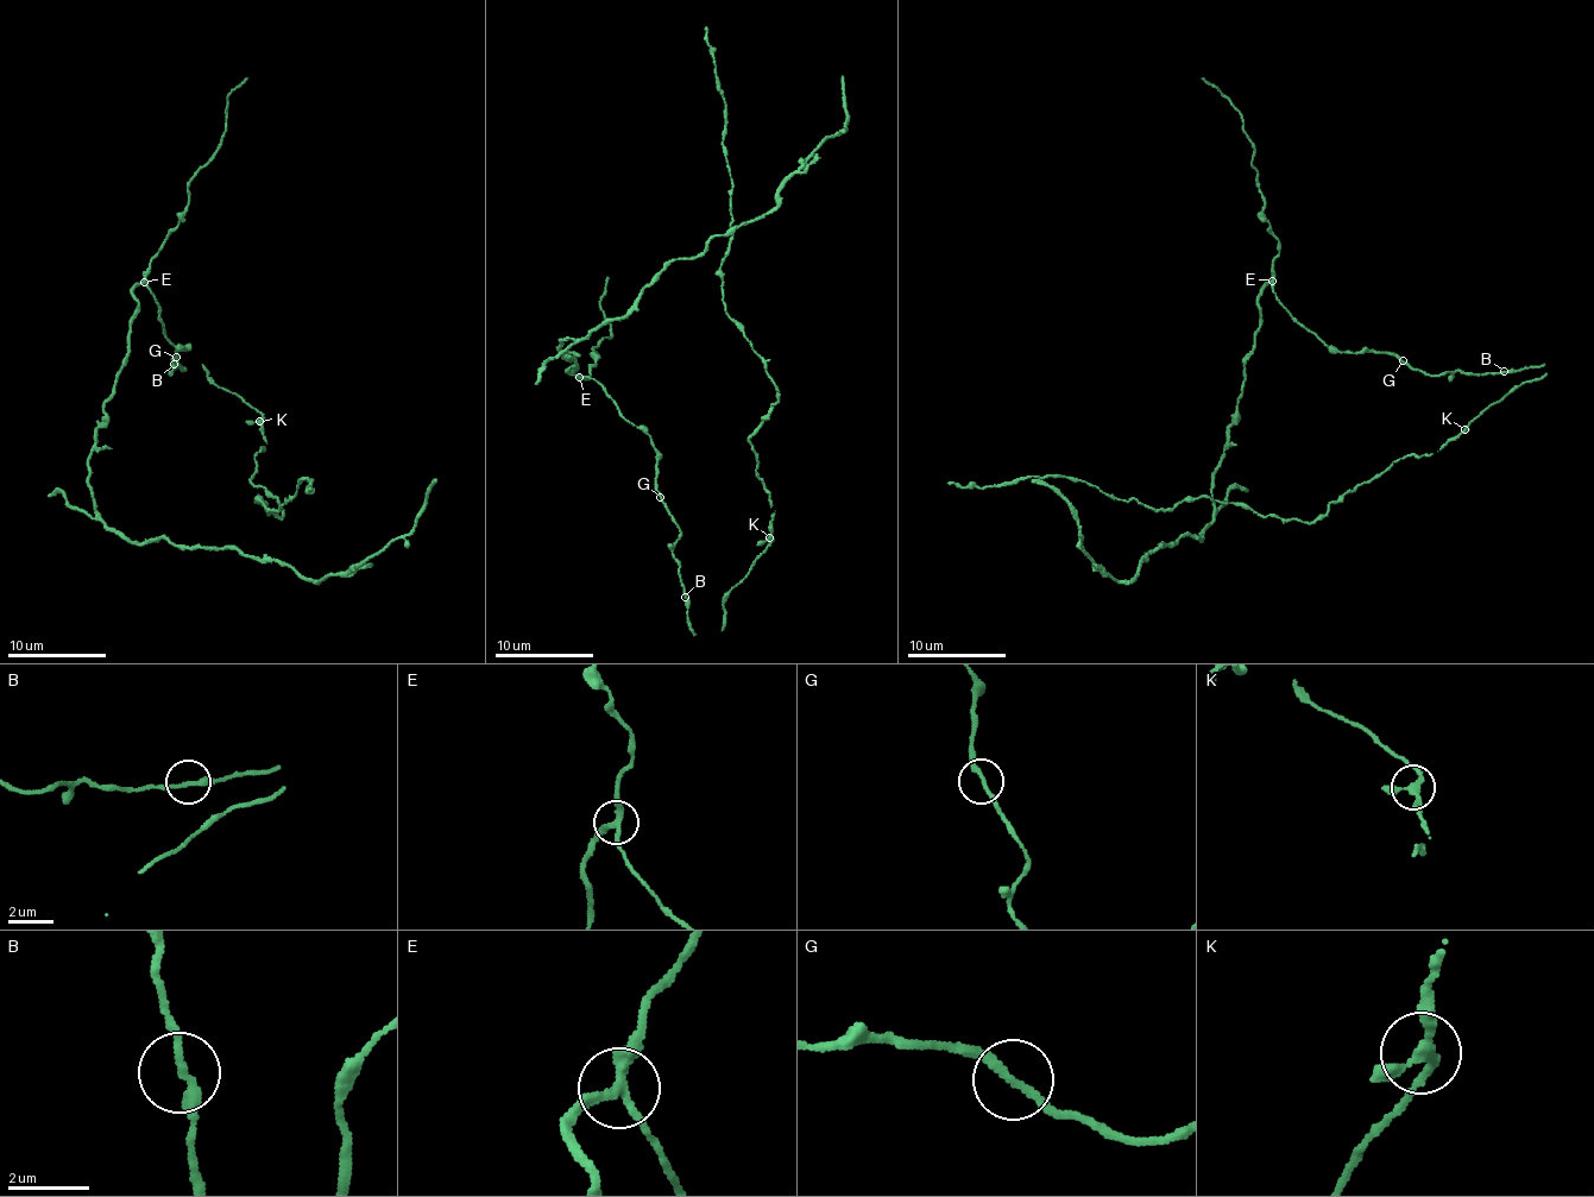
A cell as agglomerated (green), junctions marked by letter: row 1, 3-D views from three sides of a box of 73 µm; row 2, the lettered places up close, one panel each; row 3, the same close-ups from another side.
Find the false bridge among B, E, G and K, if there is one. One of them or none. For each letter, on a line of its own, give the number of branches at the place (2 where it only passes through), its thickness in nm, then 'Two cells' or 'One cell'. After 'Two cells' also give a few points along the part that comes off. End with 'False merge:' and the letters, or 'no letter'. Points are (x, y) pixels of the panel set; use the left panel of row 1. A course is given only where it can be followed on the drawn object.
B: Branches: 2. Thickness 220 nm. One cell
E: Branches: 3. Thickness 240 nm. Two cells. Course of the part to remove: (144, 282), (87, 476), (95, 515), (123, 537), (237, 548), (320, 581), (411, 531), (435, 478)
G: Branches: 2. Thickness 200 nm. One cell
K: Branches: 3. Thickness 240 nm. One cell
False merge: E

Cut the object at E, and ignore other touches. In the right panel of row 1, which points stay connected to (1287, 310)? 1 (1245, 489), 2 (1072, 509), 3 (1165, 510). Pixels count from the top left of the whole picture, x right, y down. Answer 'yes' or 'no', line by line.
1: no
2: no
3: yes

